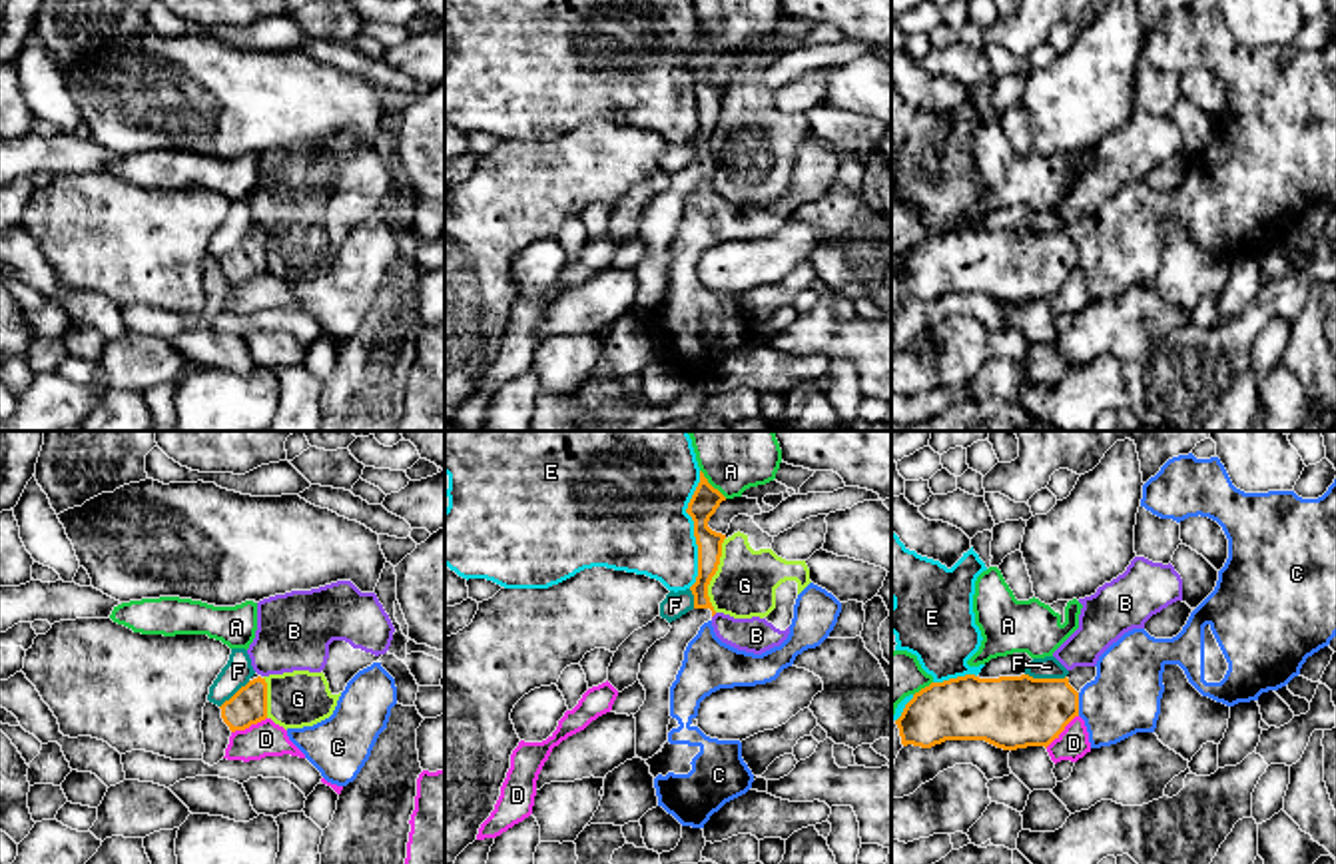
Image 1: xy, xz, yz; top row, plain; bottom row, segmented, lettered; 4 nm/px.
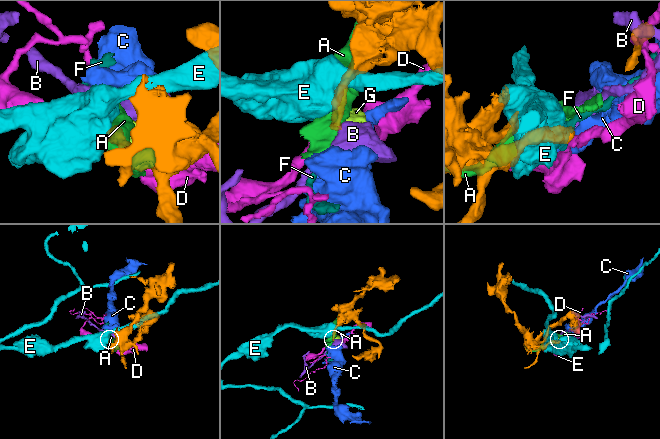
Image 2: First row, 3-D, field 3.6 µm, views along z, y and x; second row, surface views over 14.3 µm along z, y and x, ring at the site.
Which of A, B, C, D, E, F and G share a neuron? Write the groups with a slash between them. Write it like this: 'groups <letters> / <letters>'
groups A / B G / C / D / E / F

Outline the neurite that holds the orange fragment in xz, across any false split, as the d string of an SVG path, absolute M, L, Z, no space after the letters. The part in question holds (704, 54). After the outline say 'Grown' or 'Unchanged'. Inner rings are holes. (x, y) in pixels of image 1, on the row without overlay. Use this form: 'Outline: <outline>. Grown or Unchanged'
Outline: M700 24L700 36L688 56L686 66L694 74L694 90L698 98L698 130L690 140L694 148L694 162L670 176L670 186L656 194L640 216L638 233L646 243L646 253L636 271L636 309L652 311L668 293L670 277L670 239L684 214L688 196L698 188L700 180L716 168L708 138L718 124L722 110L722 96L726 88L708 80L726 50L714 42Z. Grown

